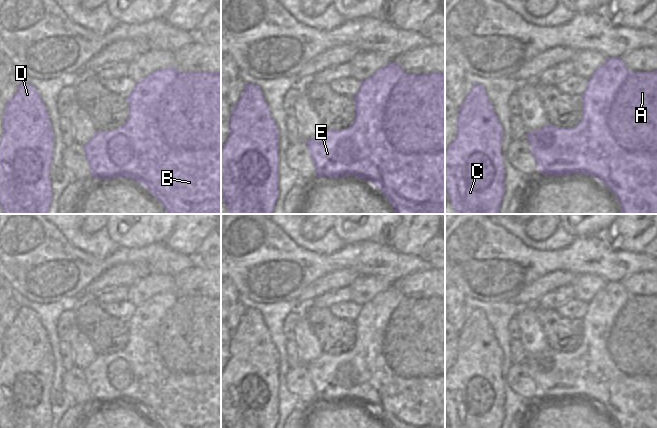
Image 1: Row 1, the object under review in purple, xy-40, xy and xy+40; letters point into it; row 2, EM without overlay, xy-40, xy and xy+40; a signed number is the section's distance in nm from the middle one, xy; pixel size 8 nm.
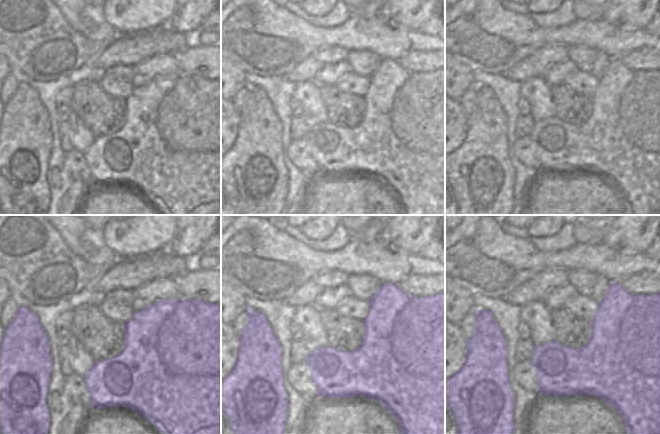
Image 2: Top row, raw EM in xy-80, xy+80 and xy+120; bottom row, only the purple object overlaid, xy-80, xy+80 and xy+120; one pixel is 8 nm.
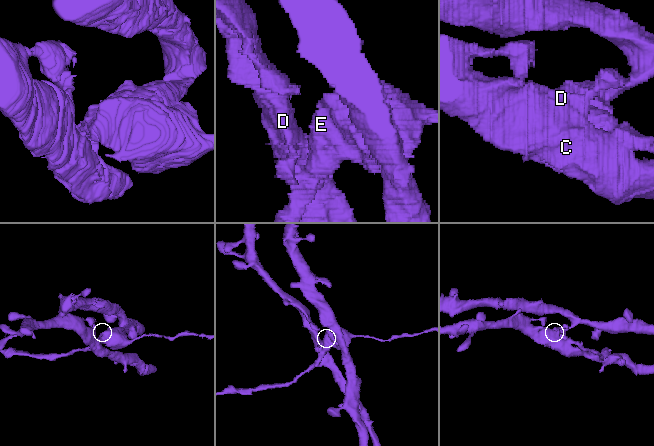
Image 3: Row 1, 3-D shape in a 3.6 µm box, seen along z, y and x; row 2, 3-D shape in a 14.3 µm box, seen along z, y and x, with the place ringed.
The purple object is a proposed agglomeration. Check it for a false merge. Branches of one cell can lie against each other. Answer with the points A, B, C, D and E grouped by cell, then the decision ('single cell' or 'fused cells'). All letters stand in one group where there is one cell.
A C D / B E; fused cells

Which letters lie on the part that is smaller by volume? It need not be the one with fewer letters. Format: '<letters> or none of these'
B, E

